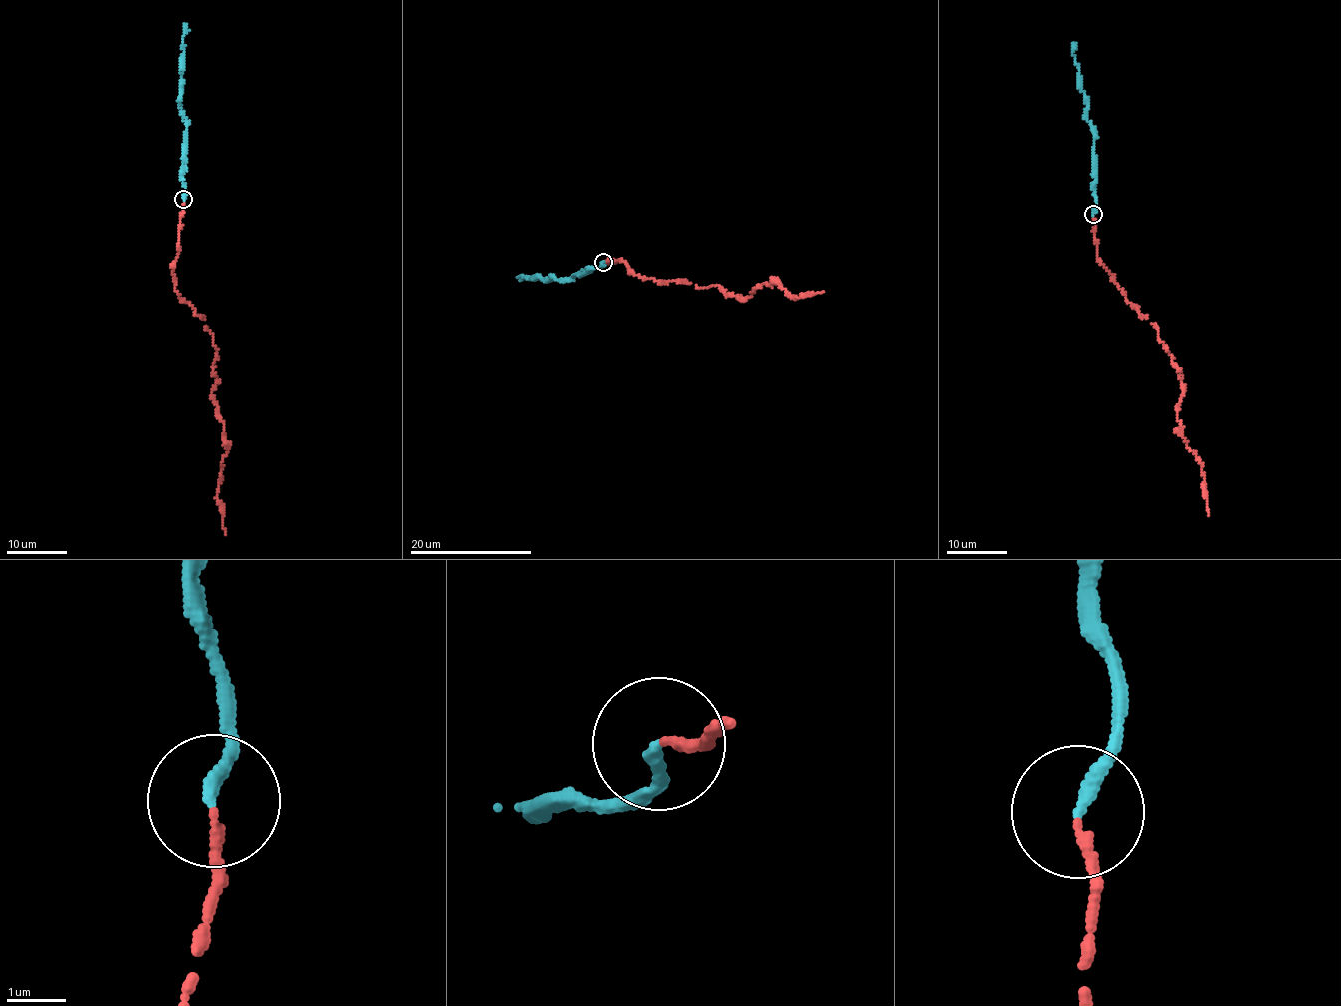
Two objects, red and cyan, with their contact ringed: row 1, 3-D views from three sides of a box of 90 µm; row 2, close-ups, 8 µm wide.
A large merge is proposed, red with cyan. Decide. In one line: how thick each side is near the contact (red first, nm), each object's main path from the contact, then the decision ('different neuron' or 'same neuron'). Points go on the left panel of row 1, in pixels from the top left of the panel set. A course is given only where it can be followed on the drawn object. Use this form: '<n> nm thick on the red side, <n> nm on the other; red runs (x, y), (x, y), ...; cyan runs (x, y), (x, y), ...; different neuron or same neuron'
140 nm thick on the red side, 200 nm on the other; red runs (183, 200), (173, 263), (175, 290), (203, 317), (217, 353), (212, 397), (227, 451), (217, 500), (225, 535); cyan runs (183, 200), (186, 117), (179, 102), (185, 23); different neuron

